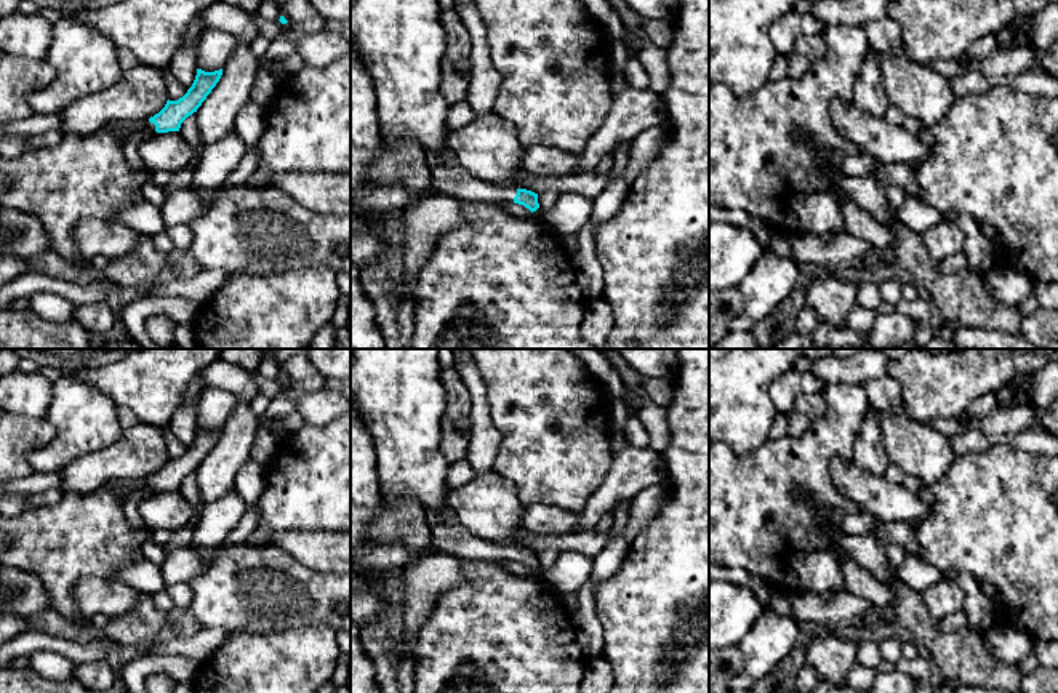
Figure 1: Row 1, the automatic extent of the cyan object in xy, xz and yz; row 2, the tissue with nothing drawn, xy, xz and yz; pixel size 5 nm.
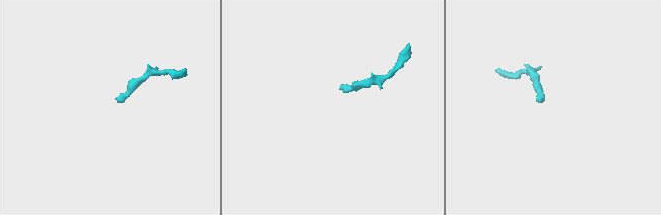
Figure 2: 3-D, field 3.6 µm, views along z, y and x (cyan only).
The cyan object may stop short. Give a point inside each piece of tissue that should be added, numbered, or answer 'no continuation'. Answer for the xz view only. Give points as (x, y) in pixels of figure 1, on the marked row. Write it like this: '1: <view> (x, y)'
1: xz (447, 175)

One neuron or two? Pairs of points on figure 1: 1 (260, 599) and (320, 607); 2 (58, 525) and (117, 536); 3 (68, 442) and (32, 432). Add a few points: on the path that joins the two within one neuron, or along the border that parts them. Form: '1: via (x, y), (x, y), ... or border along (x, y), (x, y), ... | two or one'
1: via (274, 599), (306, 599) | one
2: via (72, 536), (103, 536) | one
3: border along (44, 418), (55, 431), (55, 437), (48, 445) | two

